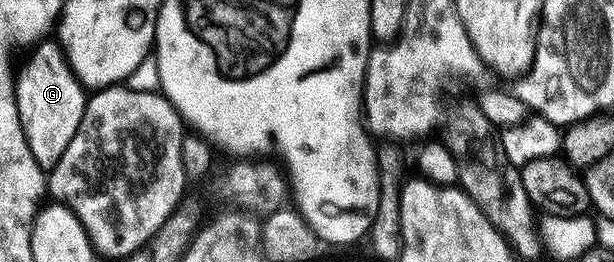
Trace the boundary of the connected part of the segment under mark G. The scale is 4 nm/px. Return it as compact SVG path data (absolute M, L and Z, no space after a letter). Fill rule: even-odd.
M41 42L31 49L28 65L19 69L16 77L18 118L22 122L30 154L34 154L38 166L45 170L51 170L58 158L62 158L66 146L70 146L70 138L74 138L74 130L78 130L78 122L82 122L86 103L86 89L72 72L64 49L59 43L48 43Z

